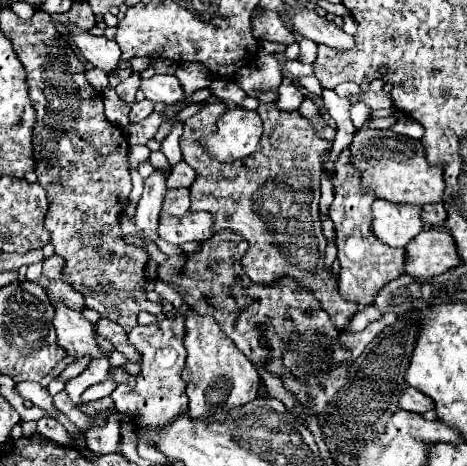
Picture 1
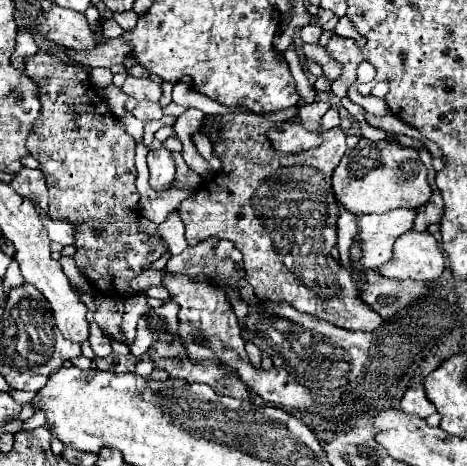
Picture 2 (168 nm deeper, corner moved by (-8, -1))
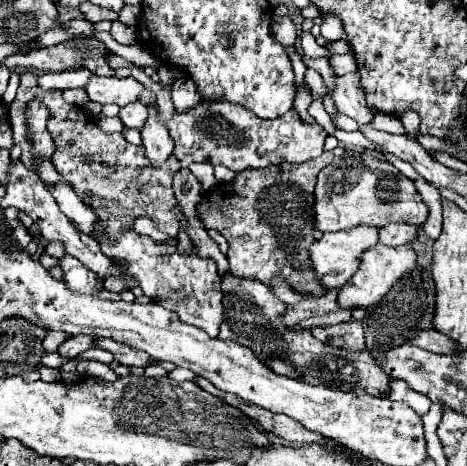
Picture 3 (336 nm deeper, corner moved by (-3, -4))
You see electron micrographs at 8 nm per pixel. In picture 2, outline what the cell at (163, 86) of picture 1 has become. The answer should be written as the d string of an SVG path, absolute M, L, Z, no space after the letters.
M128 76L122 90L136 98L136 100L150 100L150 102L158 102L162 96L162 84L152 82L150 78L132 78Z

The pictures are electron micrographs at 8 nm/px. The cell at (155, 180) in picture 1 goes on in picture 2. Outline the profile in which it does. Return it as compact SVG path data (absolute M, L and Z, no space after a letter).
M164 146L160 150L148 152L148 168L150 168L150 186L154 192L164 192L174 182L174 160L170 150Z

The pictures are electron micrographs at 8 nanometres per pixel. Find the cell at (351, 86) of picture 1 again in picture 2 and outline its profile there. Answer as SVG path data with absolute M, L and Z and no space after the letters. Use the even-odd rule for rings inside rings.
M320 100L310 106L298 108L308 108L306 120L298 114L284 122L272 122L268 116L252 112L204 116L204 126L220 124L218 140L212 140L212 148L214 156L222 162L222 168L212 180L200 184L200 188L180 204L182 222L186 226L186 242L190 246L196 246L206 238L228 238L244 254L246 280L254 288L254 294L258 298L288 302L300 312L312 314L320 320L328 320L334 326L346 330L374 330L384 320L360 298L360 290L352 284L350 272L346 268L340 268L330 254L332 248L336 246L336 220L338 220L338 204L332 190L332 174L346 152L346 134L340 128L326 130L320 126L324 112L330 108L330 102ZM278 124L300 124L306 130L316 132L322 138L322 144L296 154L280 152L268 140L268 130L276 128Z

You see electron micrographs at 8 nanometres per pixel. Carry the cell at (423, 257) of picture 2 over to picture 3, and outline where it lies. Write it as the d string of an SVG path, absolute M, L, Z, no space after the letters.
M375 245L371 249L367 249L361 255L359 261L359 269L357 273L347 281L347 285L343 285L343 289L339 289L337 293L337 305L341 309L357 309L357 307L371 307L375 305L405 273L411 273L415 269L417 255L401 245L401 247L385 247L385 245Z

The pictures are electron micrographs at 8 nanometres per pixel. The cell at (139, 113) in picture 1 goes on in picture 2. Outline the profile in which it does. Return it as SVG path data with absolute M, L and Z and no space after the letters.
M140 102L132 114L142 120L142 122L148 122L148 120L156 120L156 118L162 118L162 108L160 104L154 104L154 102Z

